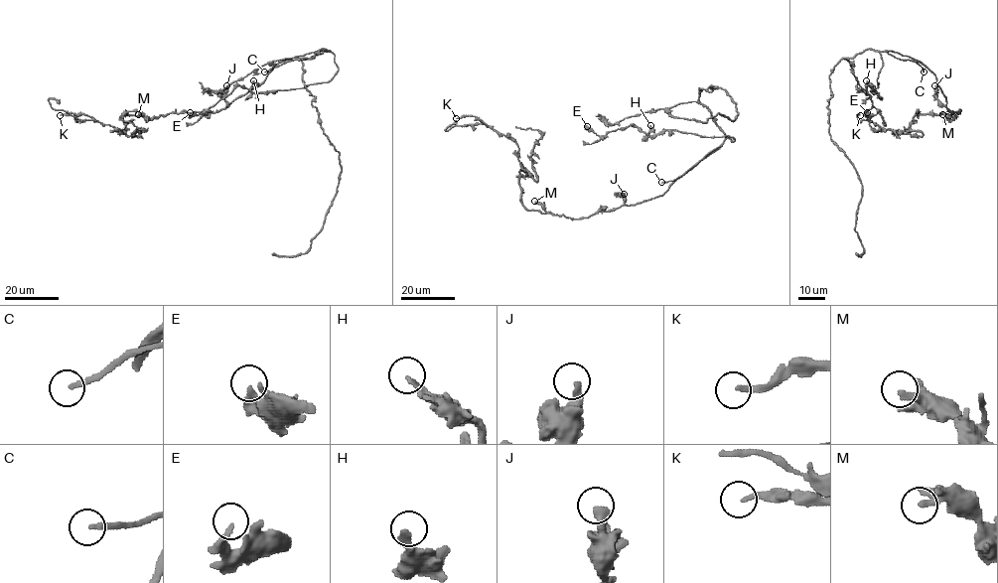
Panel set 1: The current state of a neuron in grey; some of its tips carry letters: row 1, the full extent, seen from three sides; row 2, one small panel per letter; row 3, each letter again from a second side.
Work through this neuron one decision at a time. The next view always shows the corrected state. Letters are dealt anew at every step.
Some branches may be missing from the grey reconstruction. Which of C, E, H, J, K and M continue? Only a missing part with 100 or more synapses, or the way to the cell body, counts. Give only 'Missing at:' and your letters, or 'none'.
Missing at: C

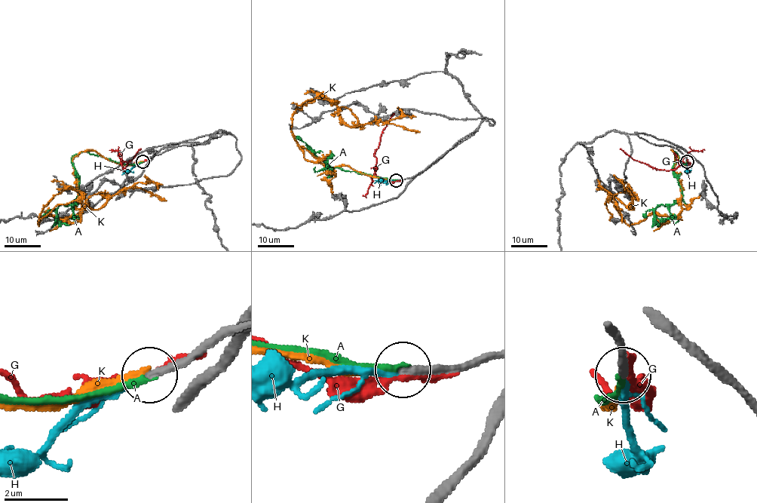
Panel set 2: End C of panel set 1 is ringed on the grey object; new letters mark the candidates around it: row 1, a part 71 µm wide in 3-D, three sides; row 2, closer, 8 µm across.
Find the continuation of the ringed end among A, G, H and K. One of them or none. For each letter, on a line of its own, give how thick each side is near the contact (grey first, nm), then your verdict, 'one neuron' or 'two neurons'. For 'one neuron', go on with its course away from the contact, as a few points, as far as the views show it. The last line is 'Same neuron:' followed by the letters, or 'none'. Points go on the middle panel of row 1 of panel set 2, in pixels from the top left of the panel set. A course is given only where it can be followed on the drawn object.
A: 240 nm thick on the grey side, 220 nm on the other; one neuron; it runs (396, 180), (339, 167), (325, 168), (327, 167), (332, 176), (311, 148), (316, 152), (323, 151)
G: 320 nm thick on the grey side, 280 nm on the other; two neurons
H: 220 nm thick on the grey side, 200 nm on the other; two neurons
K: 220 nm thick on the grey side, 200 nm on the other; two neurons
Same neuron: A

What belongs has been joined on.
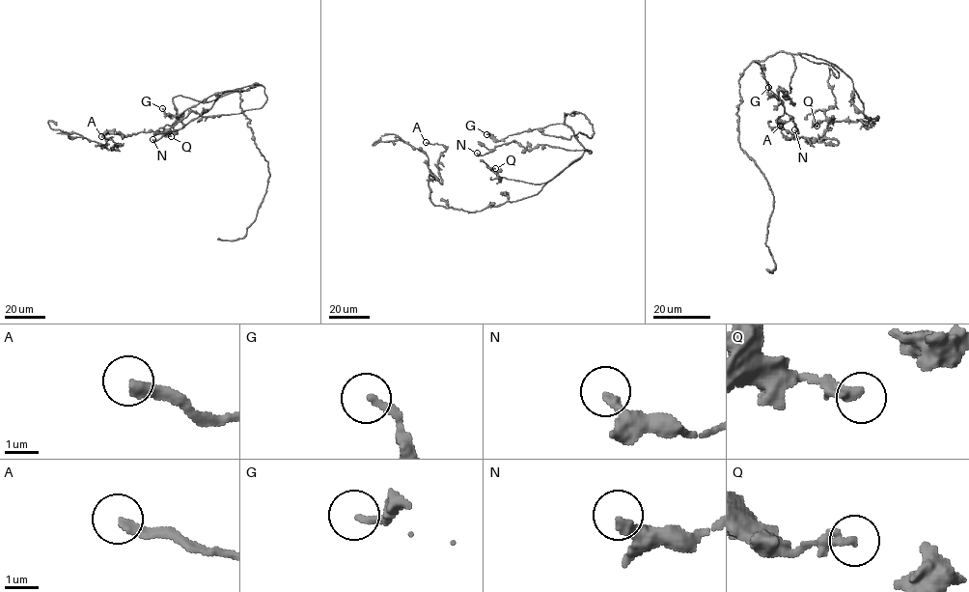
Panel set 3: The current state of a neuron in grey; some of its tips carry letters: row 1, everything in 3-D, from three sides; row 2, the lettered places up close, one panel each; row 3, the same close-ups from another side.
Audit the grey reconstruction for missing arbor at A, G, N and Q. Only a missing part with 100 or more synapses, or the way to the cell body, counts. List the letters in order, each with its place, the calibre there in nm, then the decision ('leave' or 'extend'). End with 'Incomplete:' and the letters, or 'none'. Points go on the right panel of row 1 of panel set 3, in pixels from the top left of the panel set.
A: place (780, 126); calibre 280 nm; leave
G: place (768, 87); calibre 200 nm; leave
N: place (794, 129); calibre 280 nm; leave
Q: place (816, 126); calibre 300 nm; leave
Incomplete: none

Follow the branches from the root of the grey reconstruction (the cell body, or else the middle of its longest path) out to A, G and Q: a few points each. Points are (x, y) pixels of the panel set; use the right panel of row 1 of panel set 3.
A: (830, 65), (877, 120), (832, 121), (824, 141), (836, 145), (786, 138), (780, 126)
G: (830, 65), (781, 51), (763, 60), (753, 61), (761, 66), (770, 90), (777, 96), (769, 94), (768, 87)
Q: (830, 65), (839, 72), (837, 78), (829, 68), (828, 84), (836, 103), (815, 112), (816, 126)

